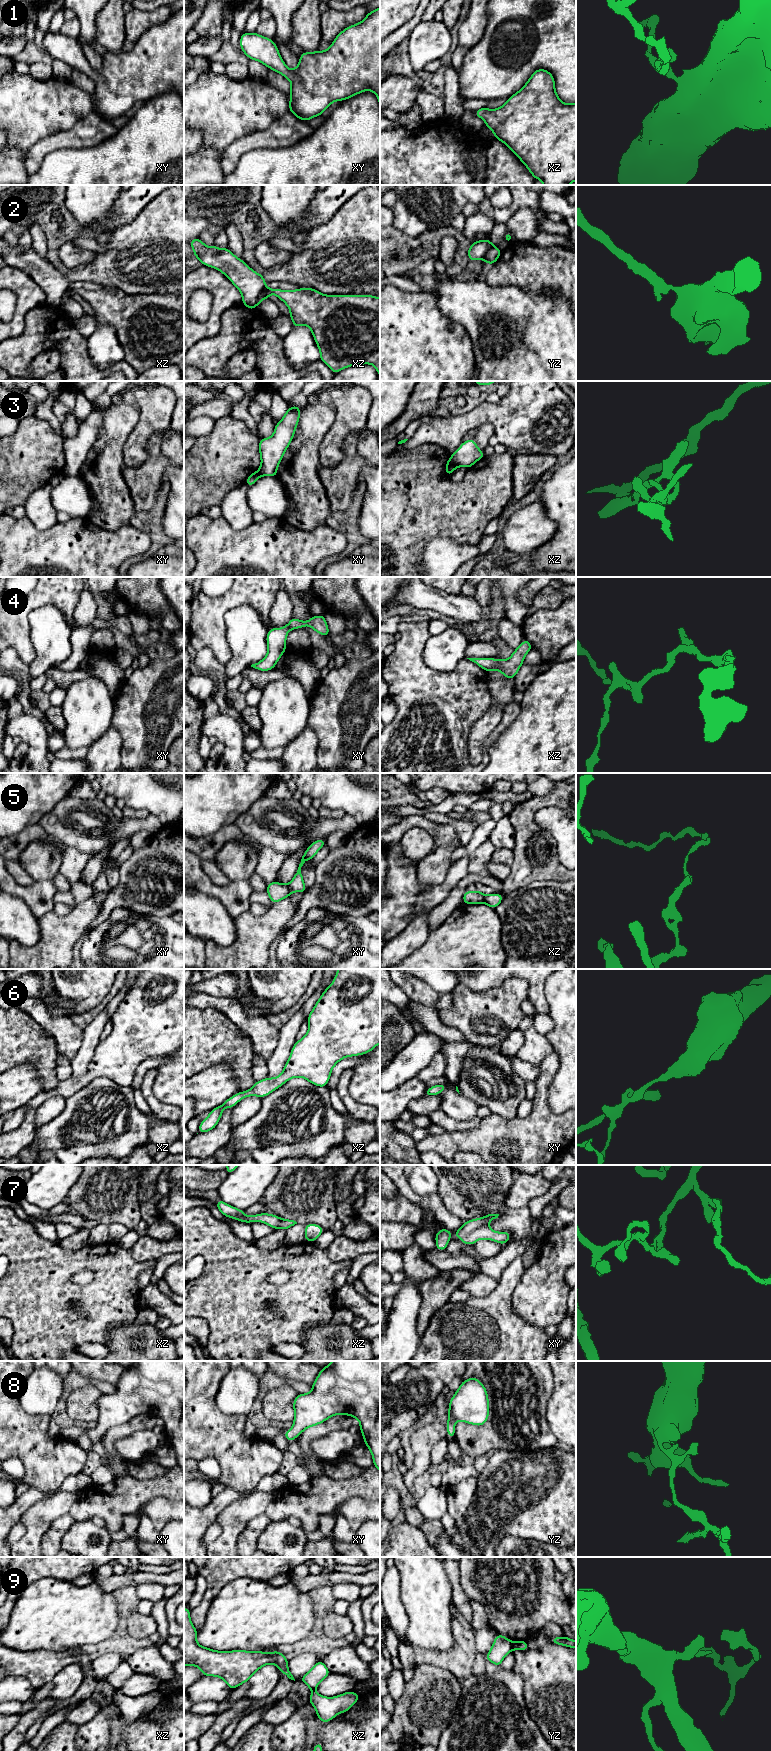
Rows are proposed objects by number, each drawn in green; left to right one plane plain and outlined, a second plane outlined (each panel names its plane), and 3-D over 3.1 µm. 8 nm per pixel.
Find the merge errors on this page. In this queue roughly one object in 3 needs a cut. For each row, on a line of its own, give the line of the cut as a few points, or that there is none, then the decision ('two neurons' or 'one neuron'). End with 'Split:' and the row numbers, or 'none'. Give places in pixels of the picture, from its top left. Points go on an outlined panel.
1: no cut; one neuron
2: cut in xz along (265, 287), (257, 298), (257, 304); two neurons
3: cut in xz along (450, 457), (456, 465); two neurons
4: no cut; one neuron
5: cut in xy along (287, 885), (290, 893); two neurons
6: no cut; one neuron
7: no cut; one neuron
8: no cut; one neuron
9: cut in yz along (511, 1642), (512, 1648); two neurons
Split: 2, 3, 5, 9

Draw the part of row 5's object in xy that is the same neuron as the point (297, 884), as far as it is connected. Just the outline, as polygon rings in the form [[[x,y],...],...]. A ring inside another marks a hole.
[[[319,839],[313,842],[305,851],[305,854],[302,856],[301,863],[299,864],[298,870],[294,875],[292,881],[288,884],[290,889],[290,894],[292,892],[301,892],[304,893],[307,890],[307,887],[304,884],[303,876],[301,872],[301,867],[303,864],[313,859],[316,853],[325,845],[326,839]]]

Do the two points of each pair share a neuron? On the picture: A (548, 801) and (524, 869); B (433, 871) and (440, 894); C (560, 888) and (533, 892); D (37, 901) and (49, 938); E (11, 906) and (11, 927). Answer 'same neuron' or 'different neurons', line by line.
A: same neuron
B: different neurons
C: same neuron
D: different neurons
E: same neuron

